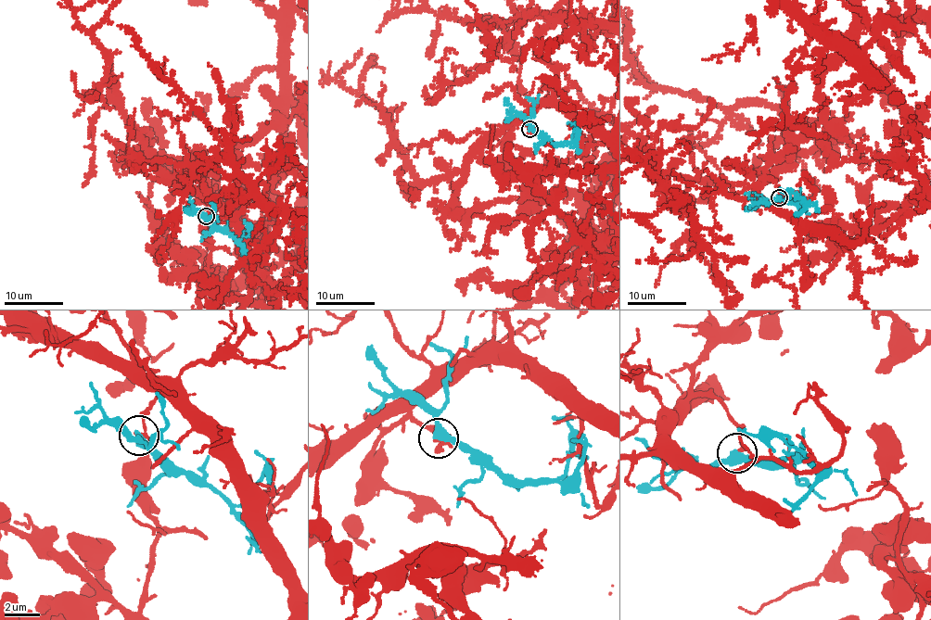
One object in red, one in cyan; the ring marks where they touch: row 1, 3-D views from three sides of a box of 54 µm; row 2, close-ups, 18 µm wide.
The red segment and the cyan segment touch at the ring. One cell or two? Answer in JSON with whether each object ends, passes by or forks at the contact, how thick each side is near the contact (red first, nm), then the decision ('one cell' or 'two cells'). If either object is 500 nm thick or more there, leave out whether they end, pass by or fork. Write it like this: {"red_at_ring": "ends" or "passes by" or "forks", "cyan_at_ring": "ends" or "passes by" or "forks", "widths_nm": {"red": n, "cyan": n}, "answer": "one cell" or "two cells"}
{"red_at_ring": "ends", "cyan_at_ring": "passes by", "widths_nm": {"red": 200, "cyan": 380}, "answer": "two cells"}

